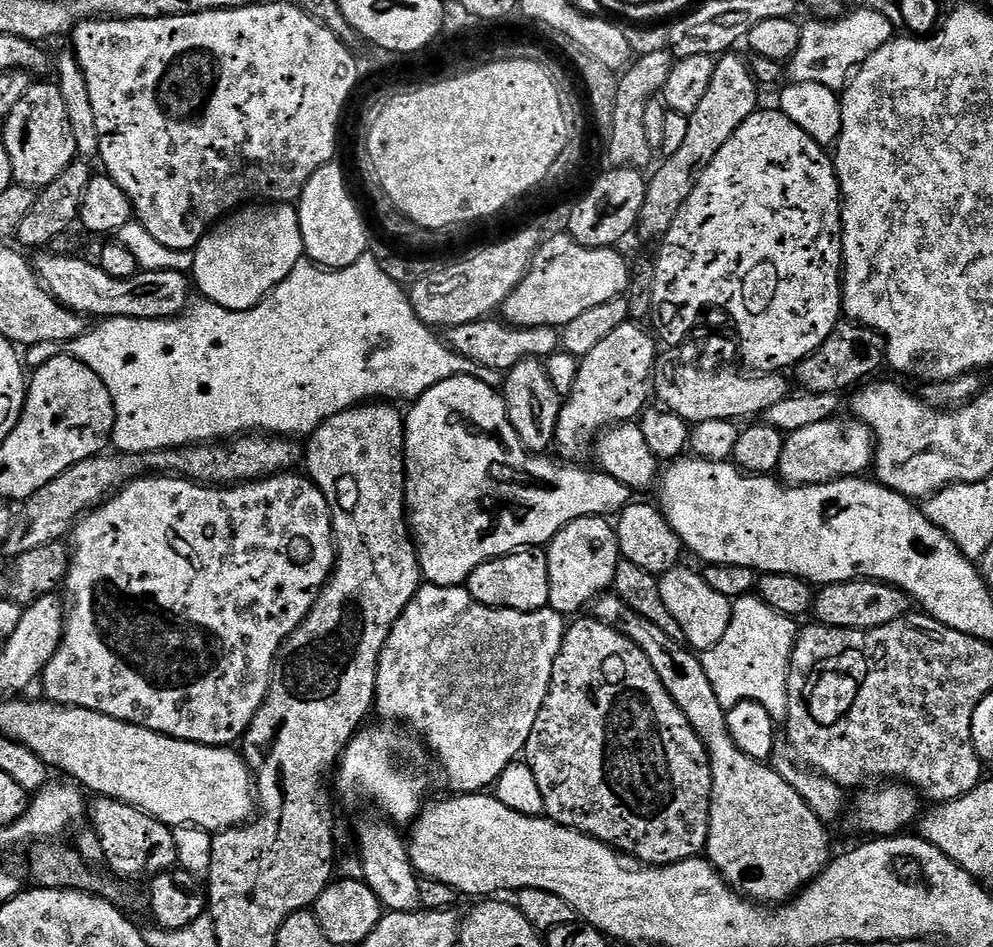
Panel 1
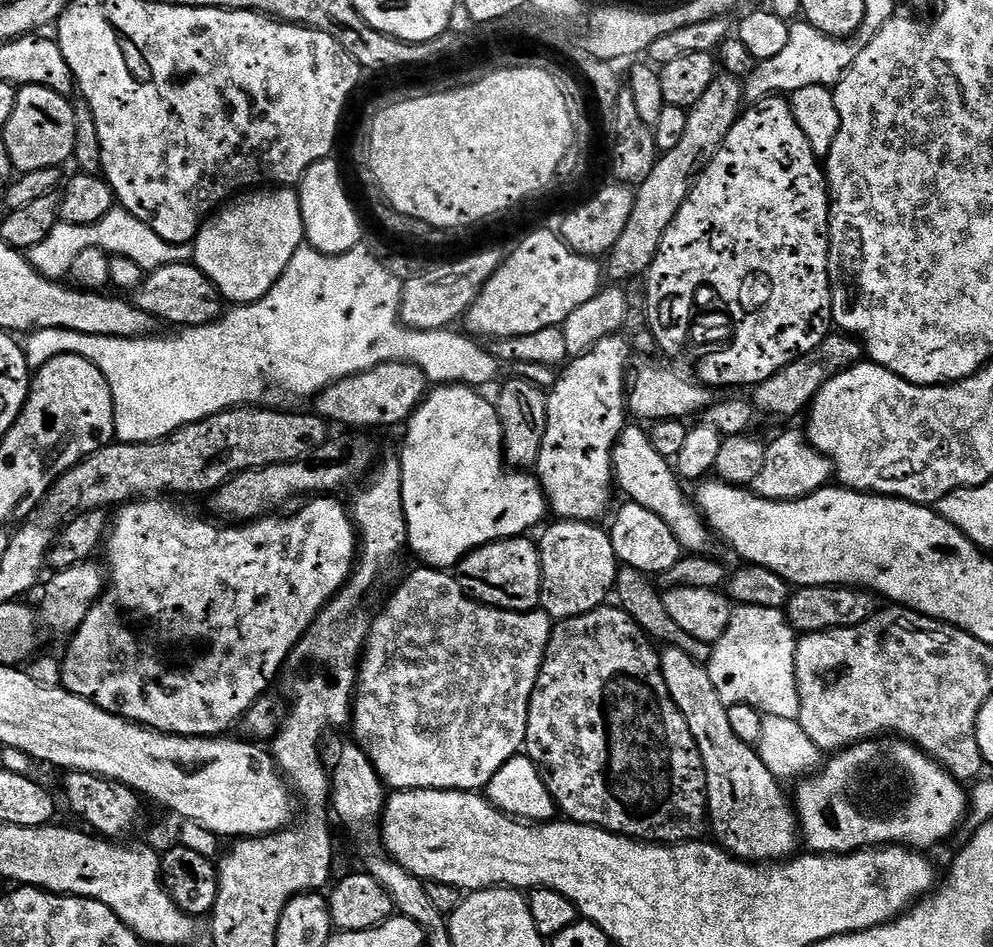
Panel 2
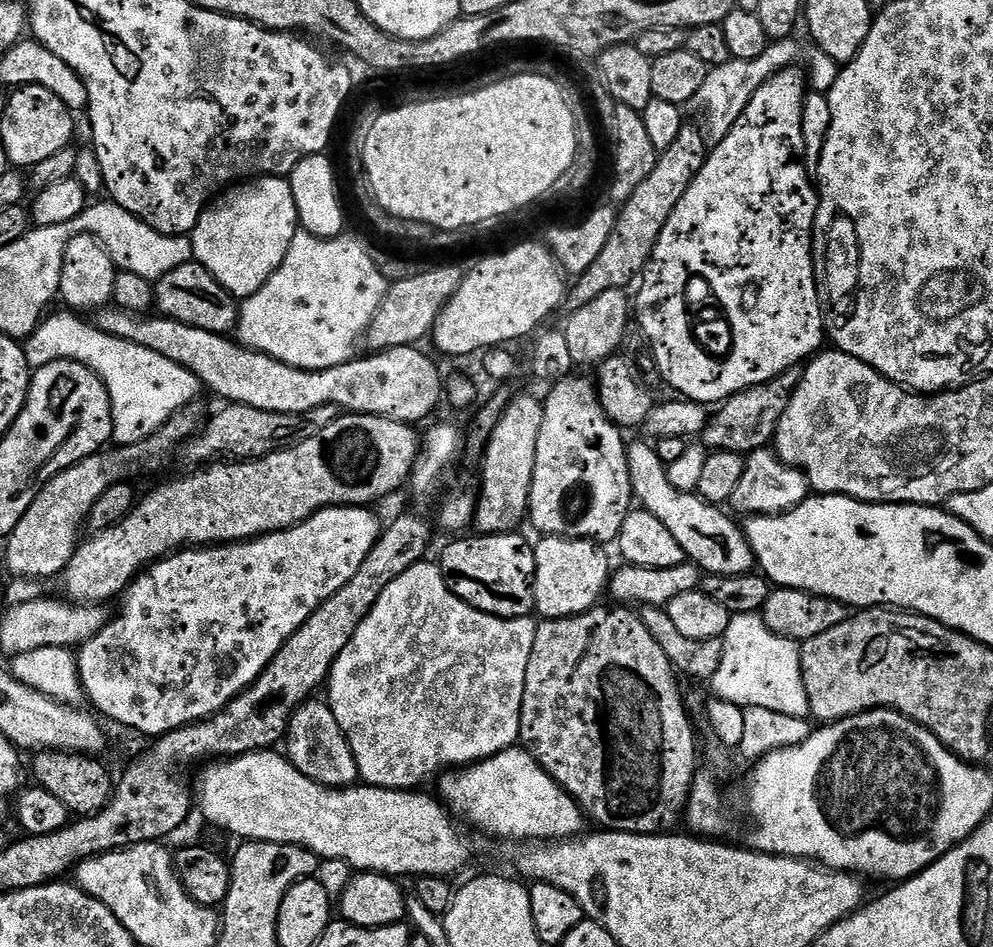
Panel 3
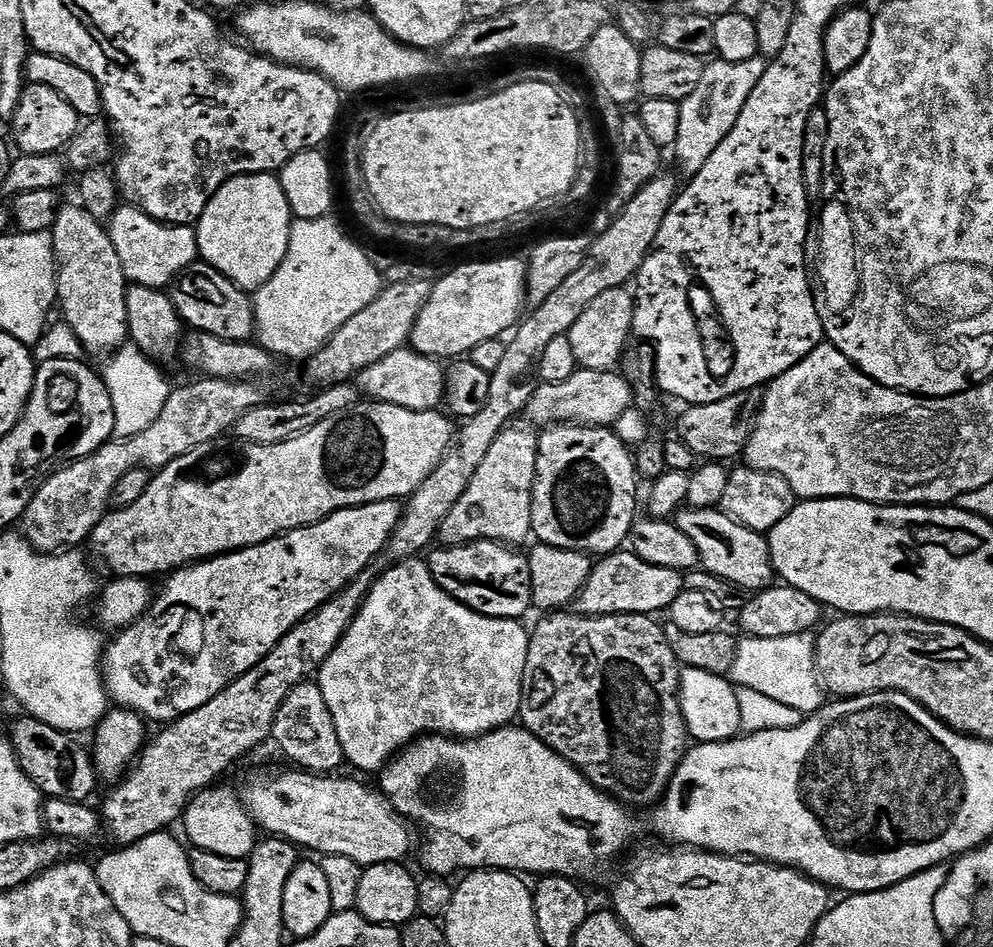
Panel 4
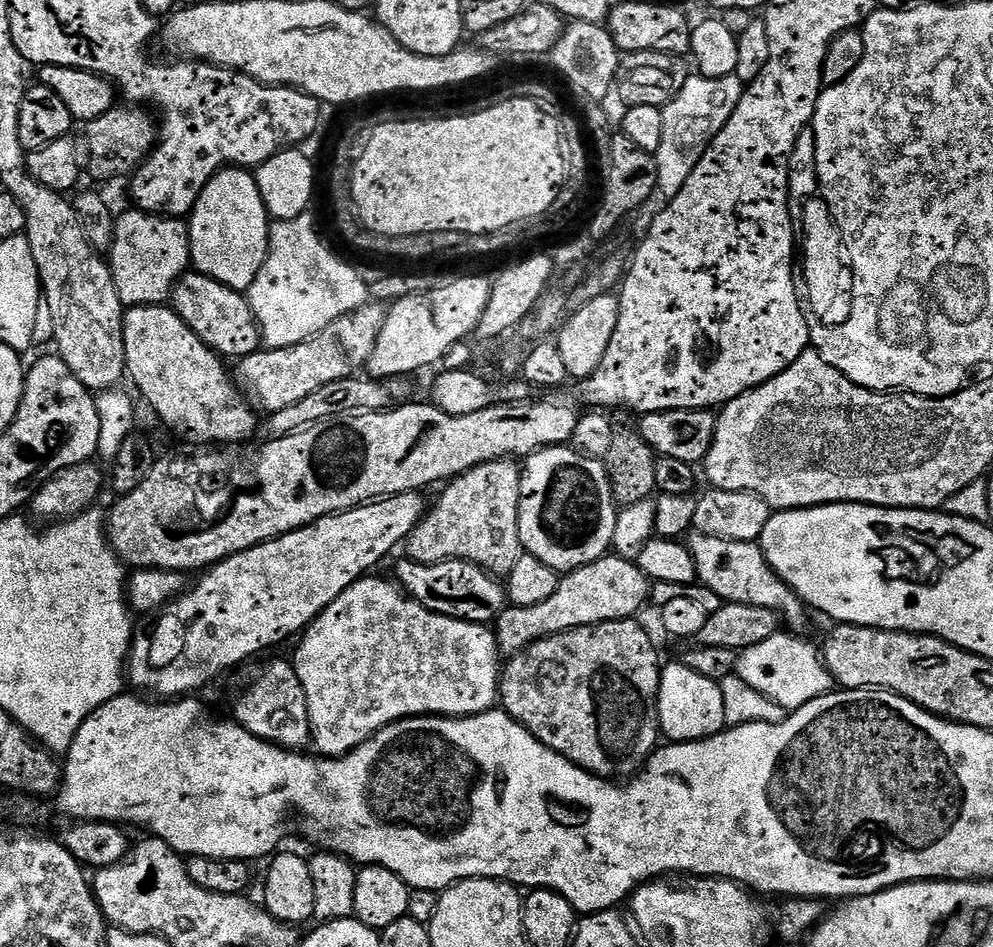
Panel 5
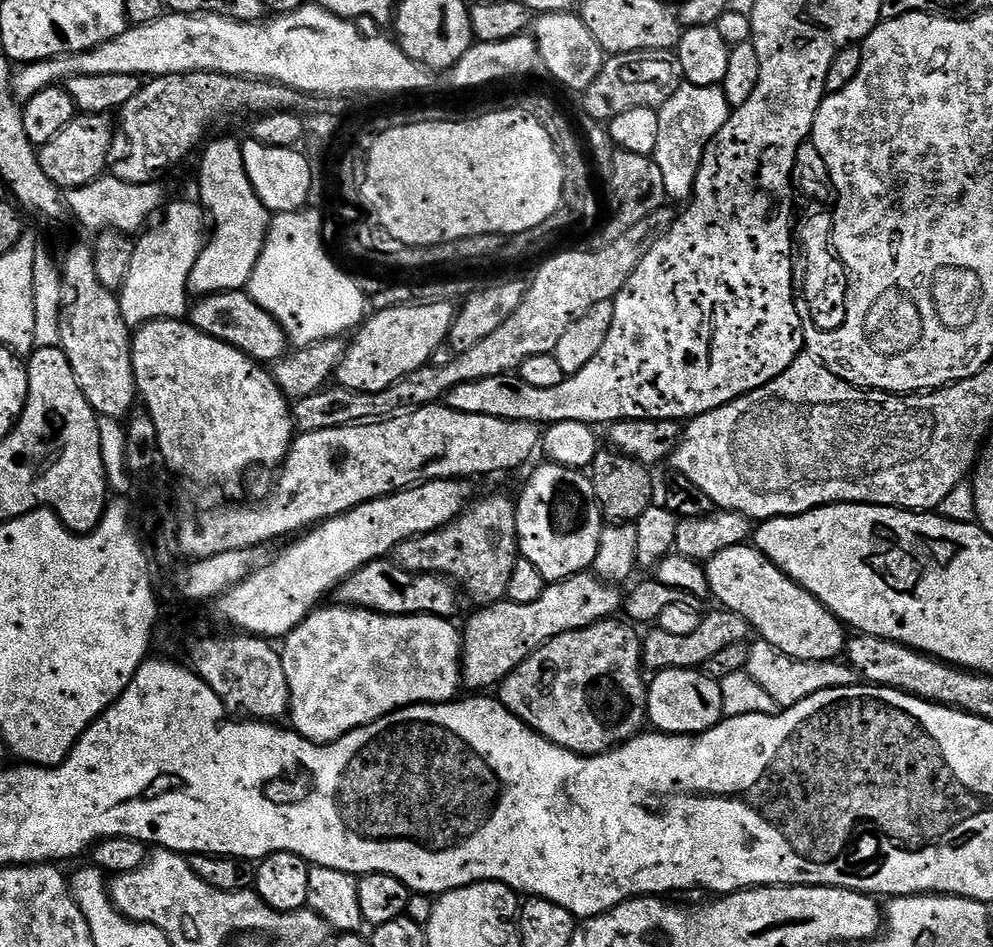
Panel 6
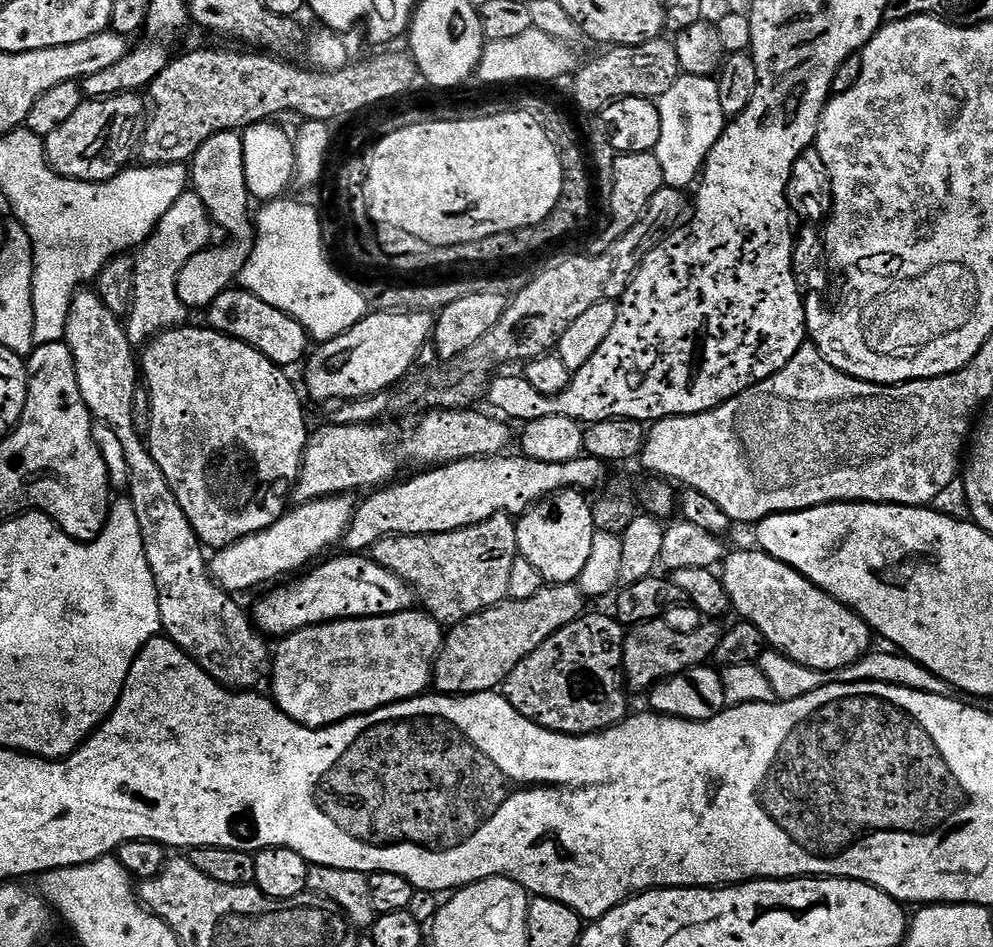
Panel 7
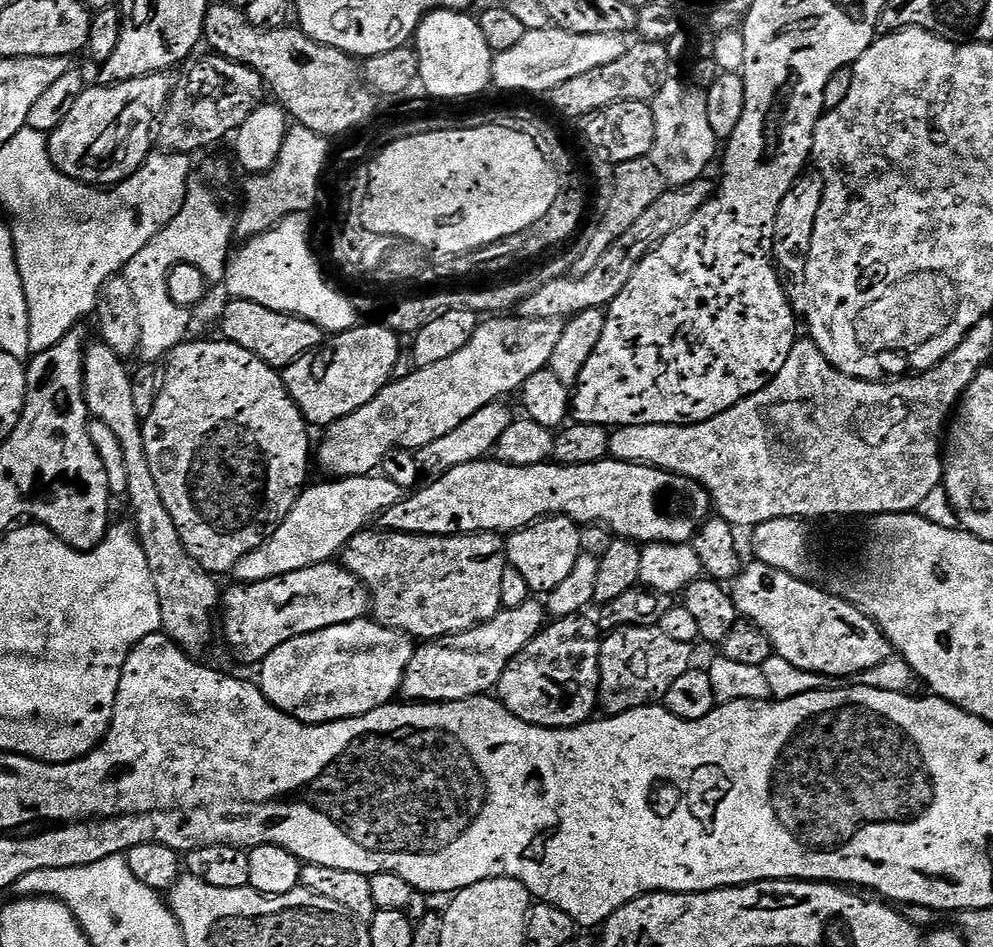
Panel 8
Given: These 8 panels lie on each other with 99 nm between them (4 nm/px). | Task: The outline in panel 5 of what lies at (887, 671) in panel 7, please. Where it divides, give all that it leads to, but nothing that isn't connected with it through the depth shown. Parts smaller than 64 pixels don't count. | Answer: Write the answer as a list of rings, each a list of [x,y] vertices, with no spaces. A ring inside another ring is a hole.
[[[784,635],[771,636],[766,642],[754,646],[750,649],[750,656],[754,663],[760,664],[760,680],[764,683],[762,691],[765,698],[772,700],[778,706],[795,710],[800,708],[804,701],[812,700],[815,696],[824,696],[827,692],[833,691],[834,681],[827,664],[819,655],[811,656],[810,653],[804,652],[803,646],[796,641],[799,639],[795,635]],[[792,664],[796,664],[796,668],[800,672],[792,672]],[[787,692],[793,692],[796,696],[787,696]]]

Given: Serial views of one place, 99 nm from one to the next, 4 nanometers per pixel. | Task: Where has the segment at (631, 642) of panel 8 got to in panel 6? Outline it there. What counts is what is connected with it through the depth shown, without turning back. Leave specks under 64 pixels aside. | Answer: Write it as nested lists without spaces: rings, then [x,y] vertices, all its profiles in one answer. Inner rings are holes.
[[[727,610],[715,611],[689,632],[667,632],[664,628],[658,628],[660,626],[653,627],[653,632],[649,636],[645,635],[640,645],[643,667],[653,673],[665,671],[667,668],[700,670],[714,654],[721,653],[726,646],[742,644],[749,639],[747,636],[750,636],[750,629],[742,614],[734,614]]]

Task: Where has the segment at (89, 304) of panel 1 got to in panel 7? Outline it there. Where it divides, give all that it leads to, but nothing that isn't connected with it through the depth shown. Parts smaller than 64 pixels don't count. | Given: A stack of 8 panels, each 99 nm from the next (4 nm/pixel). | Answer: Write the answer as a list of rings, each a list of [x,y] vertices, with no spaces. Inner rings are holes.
[[[233,286],[218,298],[214,298],[214,302],[206,309],[206,315],[207,323],[217,332],[223,332],[225,336],[232,336],[235,340],[241,340],[243,344],[256,348],[278,366],[296,364],[300,359],[301,363],[309,351],[310,337],[299,322],[239,286]]]

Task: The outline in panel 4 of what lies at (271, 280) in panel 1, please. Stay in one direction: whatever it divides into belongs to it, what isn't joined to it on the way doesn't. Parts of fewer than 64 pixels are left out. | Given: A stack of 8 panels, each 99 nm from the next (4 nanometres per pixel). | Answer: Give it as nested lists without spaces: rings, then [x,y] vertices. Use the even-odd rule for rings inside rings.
[[[239,179],[229,180],[209,198],[202,214],[195,221],[196,248],[209,264],[213,273],[219,274],[227,283],[233,284],[245,294],[255,293],[276,273],[280,256],[268,241],[268,224],[264,212],[256,201],[251,183]]]

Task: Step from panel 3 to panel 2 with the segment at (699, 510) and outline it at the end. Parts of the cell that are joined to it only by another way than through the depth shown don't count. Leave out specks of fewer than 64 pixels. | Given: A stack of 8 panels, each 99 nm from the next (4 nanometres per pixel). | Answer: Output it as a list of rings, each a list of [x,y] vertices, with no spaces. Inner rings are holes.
[[[628,426],[616,440],[612,450],[612,470],[615,483],[637,504],[651,505],[652,500],[660,500],[654,511],[663,518],[674,530],[680,540],[681,549],[692,554],[704,554],[709,551],[708,543],[714,540],[713,533],[706,527],[699,511],[691,503],[684,501],[680,493],[681,485],[673,465],[654,450],[648,432],[645,429]],[[677,484],[677,485],[676,485]]]

